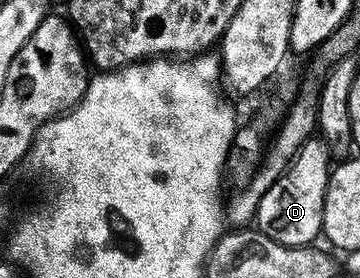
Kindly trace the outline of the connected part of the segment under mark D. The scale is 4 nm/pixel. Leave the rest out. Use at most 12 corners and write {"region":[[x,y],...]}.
{"region":[[311,138],[264,194],[257,231],[309,248],[323,235],[332,152]]}

